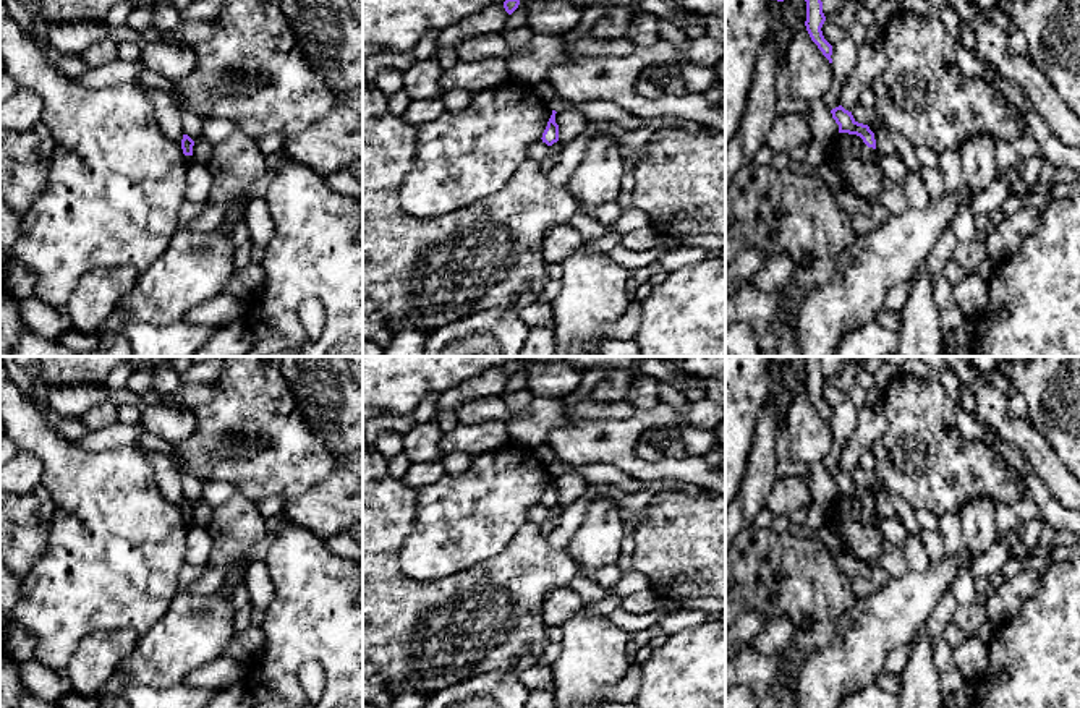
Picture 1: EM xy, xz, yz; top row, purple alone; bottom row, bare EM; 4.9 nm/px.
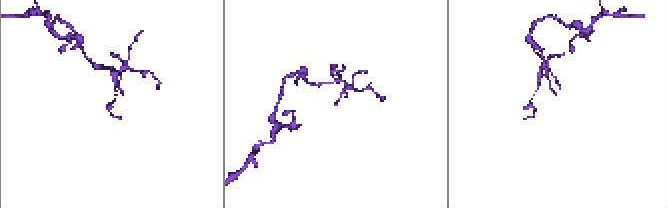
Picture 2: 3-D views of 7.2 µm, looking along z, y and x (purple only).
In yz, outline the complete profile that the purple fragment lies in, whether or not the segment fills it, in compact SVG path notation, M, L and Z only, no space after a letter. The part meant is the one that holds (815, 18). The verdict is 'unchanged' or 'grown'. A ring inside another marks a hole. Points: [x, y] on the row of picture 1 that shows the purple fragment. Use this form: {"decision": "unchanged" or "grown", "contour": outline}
{"decision": "unchanged", "contour": "M805 0L806 2L806 31L811 37L811 41L818 45L818 49L823 52L823 55L832 63L832 45L824 39L823 36L823 24L826 21L826 16L823 13L823 2L821 0Z"}

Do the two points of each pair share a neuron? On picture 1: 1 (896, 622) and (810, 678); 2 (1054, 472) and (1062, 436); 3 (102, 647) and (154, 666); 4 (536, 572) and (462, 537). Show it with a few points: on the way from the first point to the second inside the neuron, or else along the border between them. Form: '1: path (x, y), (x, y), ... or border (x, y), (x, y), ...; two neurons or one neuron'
1: path (875, 631), (831, 673); one neuron
2: border (1032, 426), (1062, 462); two neurons
3: border (140, 637), (135, 650), (115, 669); two neurons
4: border (522, 524), (496, 554), (463, 571); two neurons

